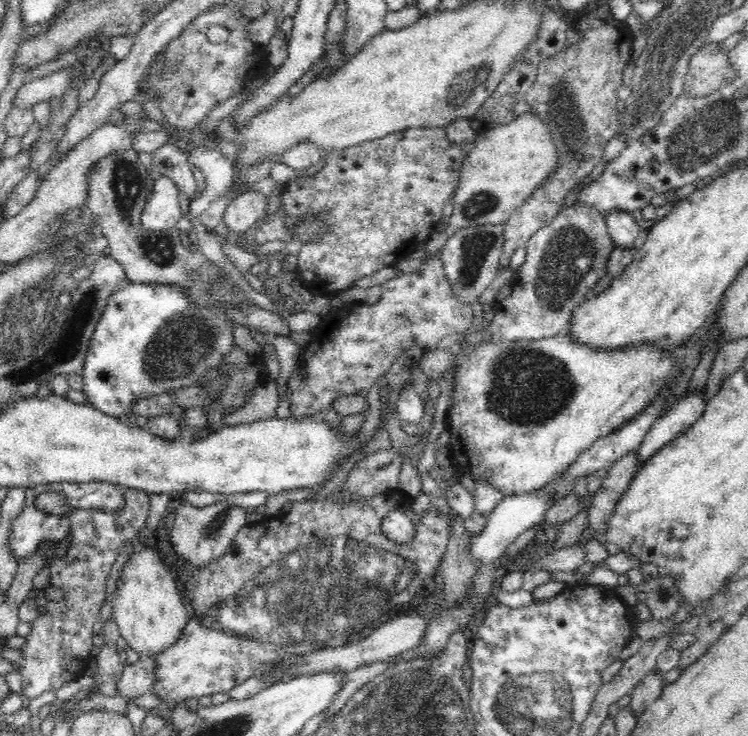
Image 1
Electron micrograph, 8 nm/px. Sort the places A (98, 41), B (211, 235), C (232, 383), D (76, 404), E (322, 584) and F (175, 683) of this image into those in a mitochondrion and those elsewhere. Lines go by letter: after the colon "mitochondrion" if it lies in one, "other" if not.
A: other
B: other
C: mitochondrion
D: other
E: mitochondrion
F: other

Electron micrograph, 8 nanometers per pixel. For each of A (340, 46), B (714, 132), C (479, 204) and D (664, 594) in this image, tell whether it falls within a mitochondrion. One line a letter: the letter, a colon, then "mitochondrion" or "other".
A: other
B: mitochondrion
C: mitochondrion
D: other

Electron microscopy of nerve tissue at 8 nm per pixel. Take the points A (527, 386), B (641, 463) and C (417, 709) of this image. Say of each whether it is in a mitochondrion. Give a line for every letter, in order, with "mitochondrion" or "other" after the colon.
A: mitochondrion
B: other
C: mitochondrion

